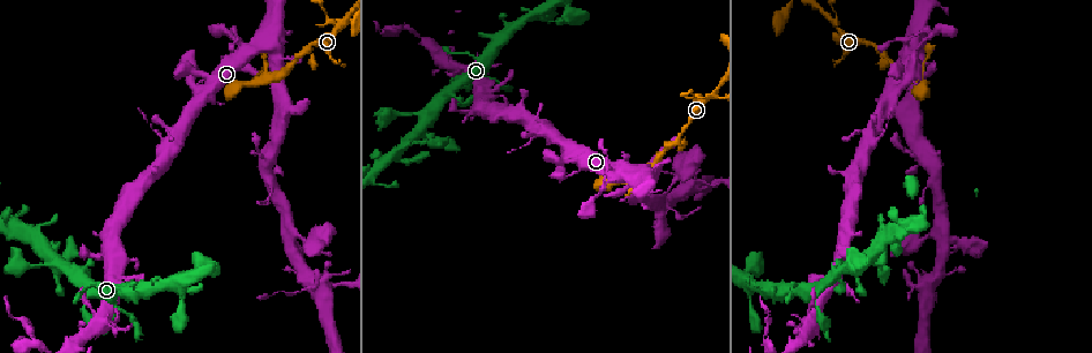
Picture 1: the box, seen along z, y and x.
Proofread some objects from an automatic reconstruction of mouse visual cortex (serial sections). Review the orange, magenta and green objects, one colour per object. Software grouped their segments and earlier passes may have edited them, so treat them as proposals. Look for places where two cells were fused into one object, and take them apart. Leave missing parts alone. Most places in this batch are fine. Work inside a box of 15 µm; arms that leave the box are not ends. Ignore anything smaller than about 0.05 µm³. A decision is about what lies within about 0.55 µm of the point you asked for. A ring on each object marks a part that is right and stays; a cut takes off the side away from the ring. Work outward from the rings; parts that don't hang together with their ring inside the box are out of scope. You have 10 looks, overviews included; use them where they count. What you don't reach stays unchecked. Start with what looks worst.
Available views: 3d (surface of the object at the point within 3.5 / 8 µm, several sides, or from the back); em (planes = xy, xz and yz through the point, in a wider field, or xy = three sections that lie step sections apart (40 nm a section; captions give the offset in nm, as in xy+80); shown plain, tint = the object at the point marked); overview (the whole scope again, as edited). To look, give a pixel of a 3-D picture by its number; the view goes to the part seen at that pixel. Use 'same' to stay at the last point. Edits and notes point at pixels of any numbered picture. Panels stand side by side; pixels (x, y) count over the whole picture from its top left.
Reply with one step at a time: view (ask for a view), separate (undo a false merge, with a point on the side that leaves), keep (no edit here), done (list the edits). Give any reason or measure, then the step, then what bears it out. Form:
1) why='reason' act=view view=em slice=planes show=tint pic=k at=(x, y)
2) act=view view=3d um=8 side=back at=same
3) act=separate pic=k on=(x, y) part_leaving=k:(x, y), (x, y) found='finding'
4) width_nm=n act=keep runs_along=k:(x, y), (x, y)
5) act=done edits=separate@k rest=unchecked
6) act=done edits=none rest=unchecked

act=view view=3d um=8 pic=1 at=(712, 94)

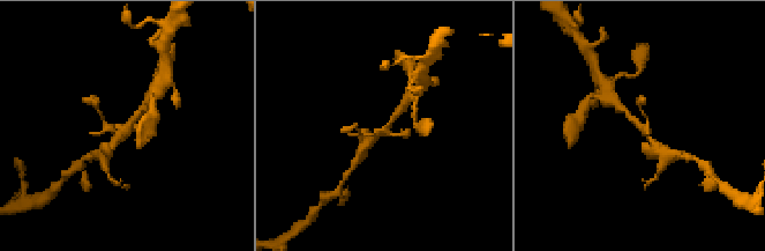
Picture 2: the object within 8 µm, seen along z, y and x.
act=view view=3d um=3.5 pic=2 at=(645, 133)

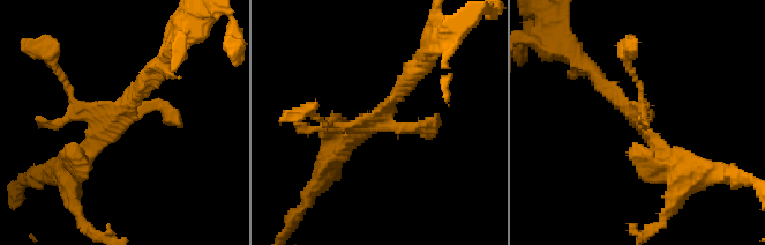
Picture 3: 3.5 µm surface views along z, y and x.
act=view view=em slice=xy step=1 show=tint pic=3 at=(114, 119)

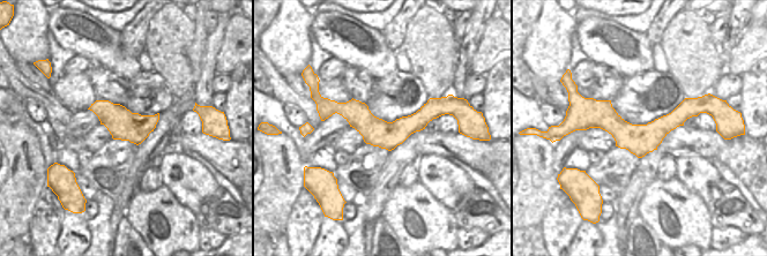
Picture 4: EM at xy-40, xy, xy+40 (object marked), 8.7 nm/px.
act=keep runs_along=4:(698, 107), (655, 132), (581, 120) found='continuous, no second cell'

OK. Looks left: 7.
act=view view=3d um=3.5 pic=1 at=(813, 319)

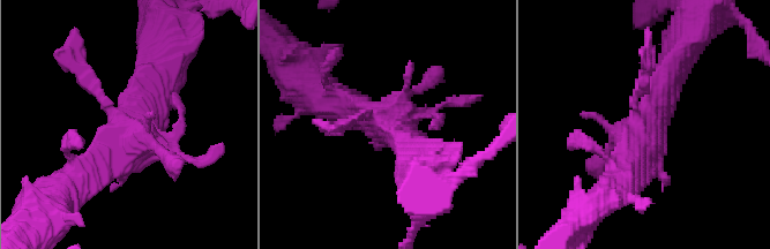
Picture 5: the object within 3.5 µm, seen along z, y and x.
act=keep runs_along=5:(162, 65), (137, 133), (81, 174) found='one cell here'

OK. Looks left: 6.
why='thin neck' act=view view=3d um=3.5 pic=1 at=(407, 29)

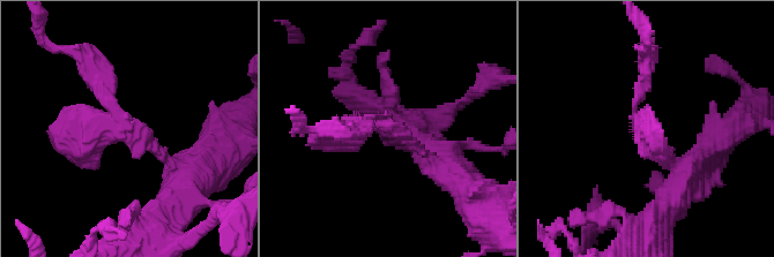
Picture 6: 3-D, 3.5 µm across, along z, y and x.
act=view view=em slice=xy step=3 show=tint pic=6 at=(639, 126)

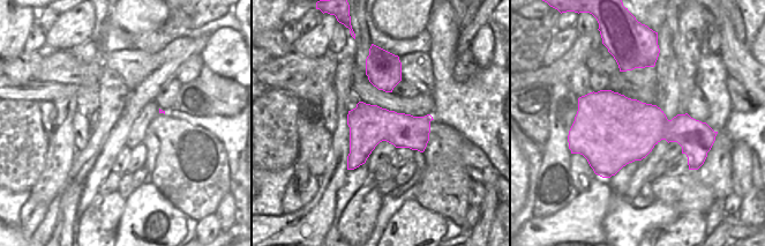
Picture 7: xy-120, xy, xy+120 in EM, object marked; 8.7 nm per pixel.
act=view view=em slice=planes show=tint at=same

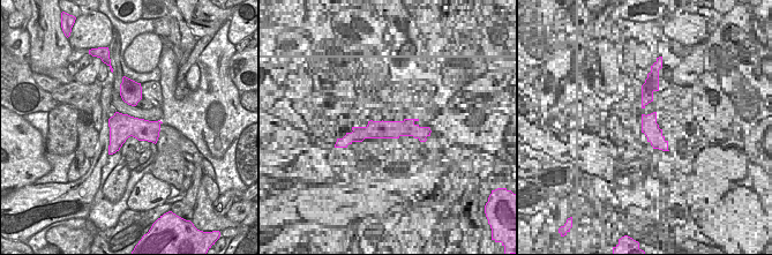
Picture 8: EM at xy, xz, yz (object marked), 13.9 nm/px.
width_nm=360 act=keep runs_along=6:(171, 163), (114, 125), (82, 57) found='one cell here'

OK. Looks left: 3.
why='sharp bend' act=view view=3d um=3.5 pic=1 at=(374, 160)

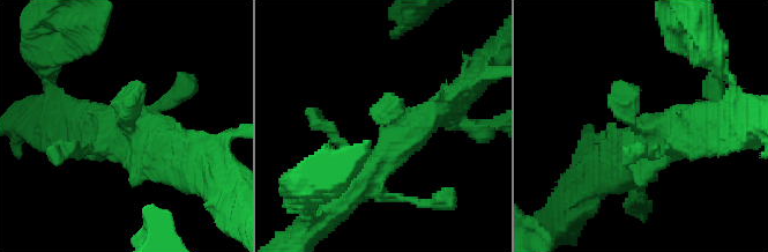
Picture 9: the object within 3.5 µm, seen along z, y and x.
act=view view=em slice=xy step=2 show=tint pic=9 at=(643, 127)

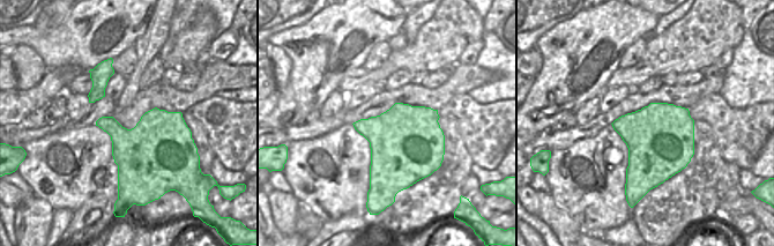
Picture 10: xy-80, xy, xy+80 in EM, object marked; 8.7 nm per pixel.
act=keep runs_along=9:(186, 158), (125, 123), (140, 84) found='continuous, no second cell'

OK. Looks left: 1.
act=done edits=none rest=unchecked

